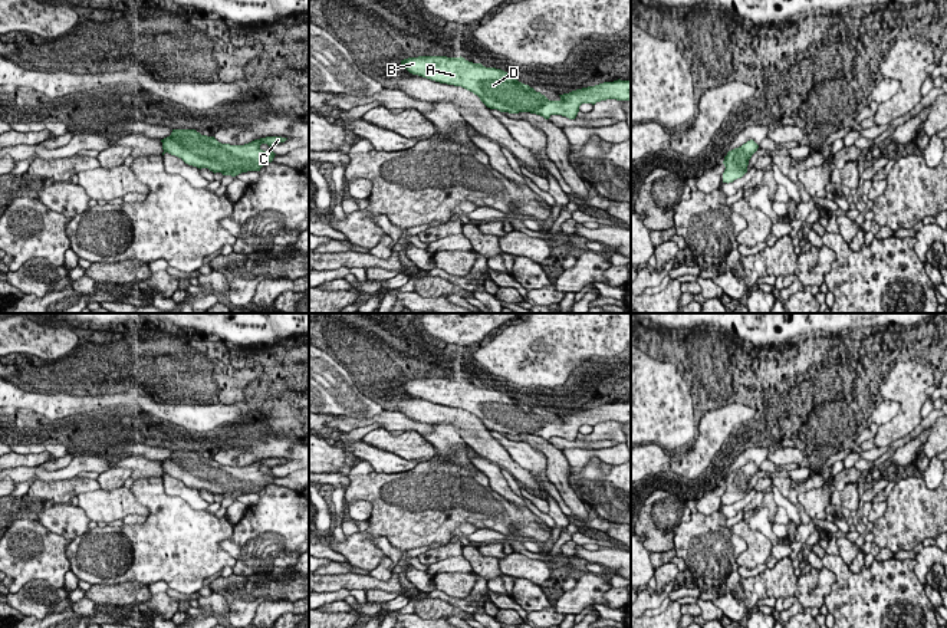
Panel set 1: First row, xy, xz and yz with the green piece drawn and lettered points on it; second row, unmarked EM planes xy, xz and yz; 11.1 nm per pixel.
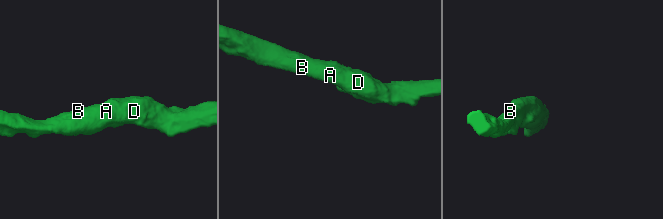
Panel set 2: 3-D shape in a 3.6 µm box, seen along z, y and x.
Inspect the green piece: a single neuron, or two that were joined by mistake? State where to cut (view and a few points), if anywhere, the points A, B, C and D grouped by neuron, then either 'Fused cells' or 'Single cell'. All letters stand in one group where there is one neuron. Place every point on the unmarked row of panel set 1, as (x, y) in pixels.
No split. Groups: A B C D. Single cell

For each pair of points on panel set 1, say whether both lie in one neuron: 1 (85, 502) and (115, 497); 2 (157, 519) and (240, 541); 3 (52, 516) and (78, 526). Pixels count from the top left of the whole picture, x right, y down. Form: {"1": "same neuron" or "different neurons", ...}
{"1": "same neuron", "2": "different neurons", "3": "same neuron"}

